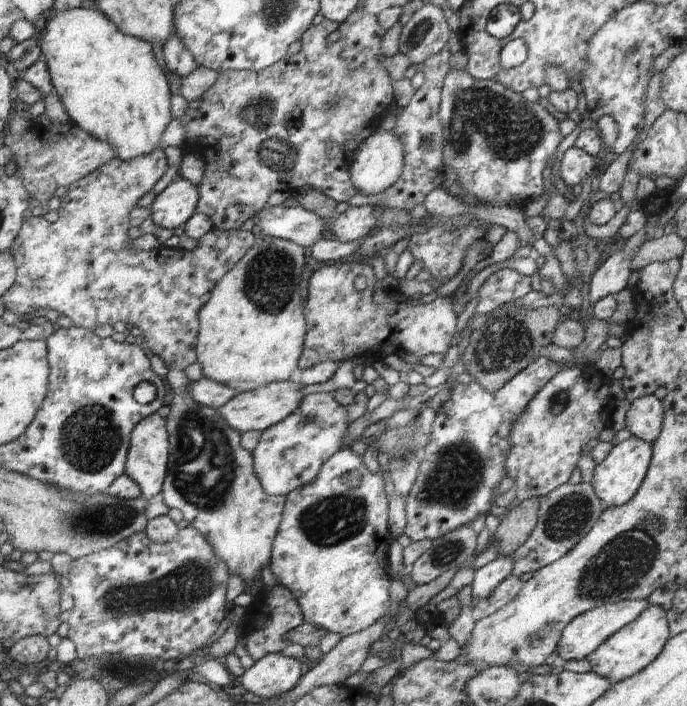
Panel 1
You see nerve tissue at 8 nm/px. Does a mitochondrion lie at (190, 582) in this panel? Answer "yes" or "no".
yes

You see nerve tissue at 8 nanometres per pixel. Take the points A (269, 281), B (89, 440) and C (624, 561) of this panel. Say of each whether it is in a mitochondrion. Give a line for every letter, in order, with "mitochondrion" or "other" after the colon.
A: mitochondrion
B: mitochondrion
C: mitochondrion

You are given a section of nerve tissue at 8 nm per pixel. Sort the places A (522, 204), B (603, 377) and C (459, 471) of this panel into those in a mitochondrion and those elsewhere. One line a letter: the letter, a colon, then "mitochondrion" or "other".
A: other
B: other
C: mitochondrion

